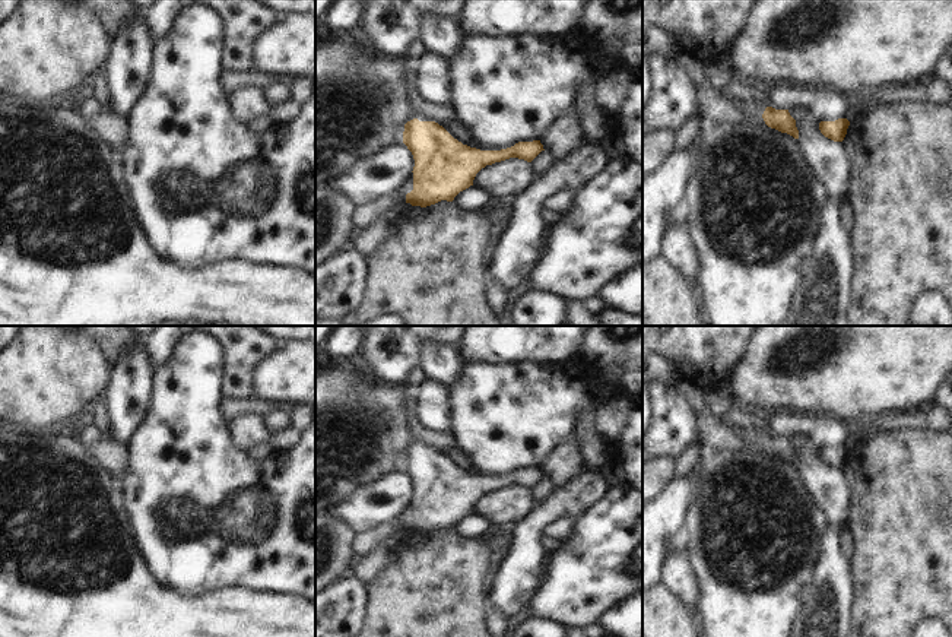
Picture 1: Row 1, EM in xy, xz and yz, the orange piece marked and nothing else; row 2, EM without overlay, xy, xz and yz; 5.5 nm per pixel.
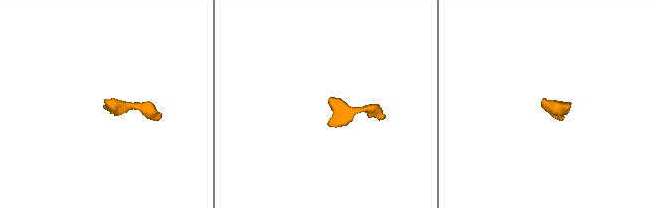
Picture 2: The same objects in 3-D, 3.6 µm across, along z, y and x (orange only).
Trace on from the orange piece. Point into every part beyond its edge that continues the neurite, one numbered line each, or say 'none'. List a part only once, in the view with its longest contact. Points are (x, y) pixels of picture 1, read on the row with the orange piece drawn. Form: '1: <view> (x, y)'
1: yz (754, 108)

